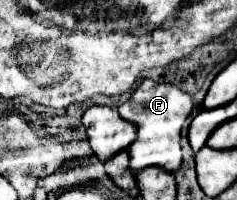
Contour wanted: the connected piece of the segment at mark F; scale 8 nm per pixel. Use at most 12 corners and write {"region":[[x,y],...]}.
{"region":[[143,80],[119,106],[137,124],[127,148],[139,172],[181,166],[191,96]]}

